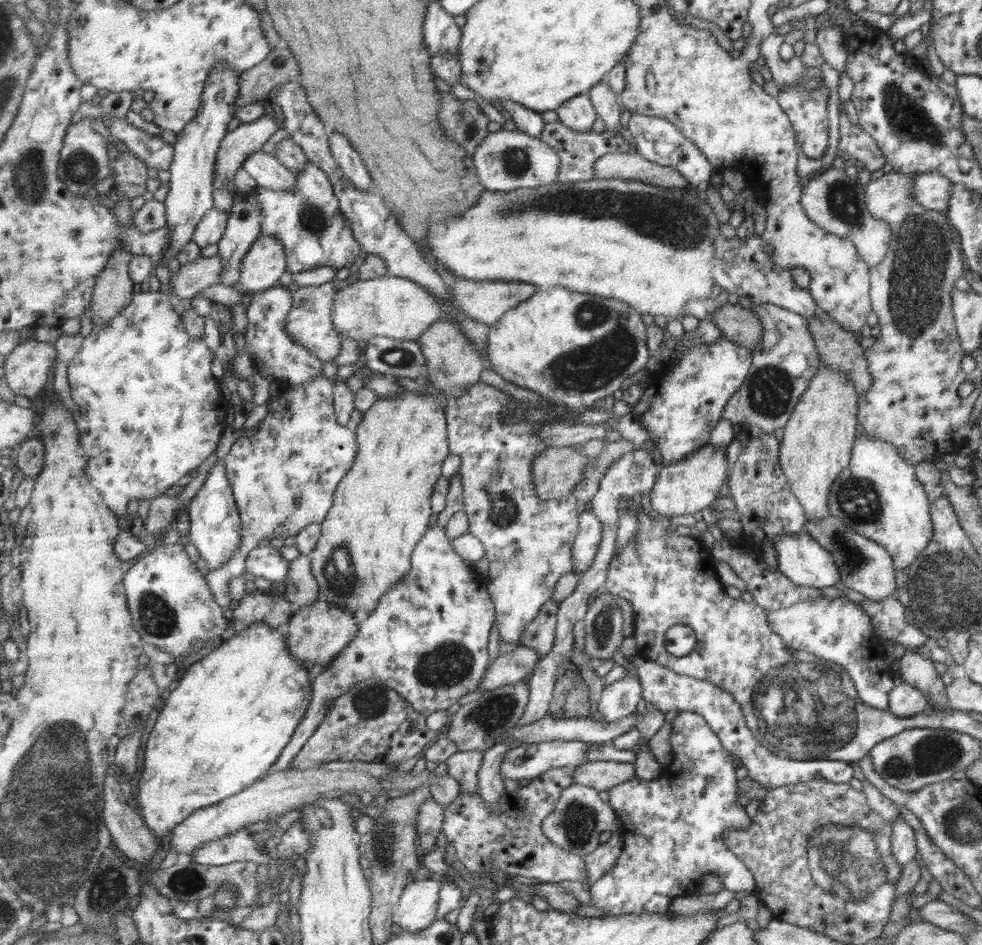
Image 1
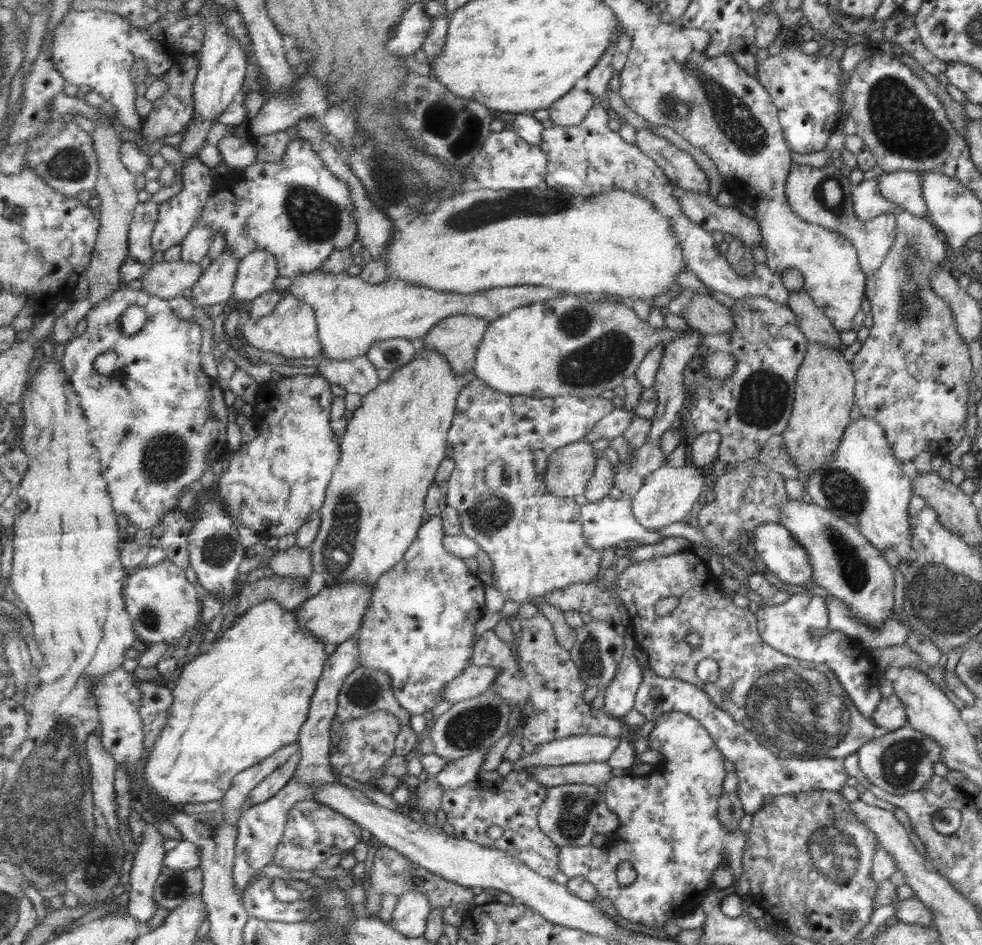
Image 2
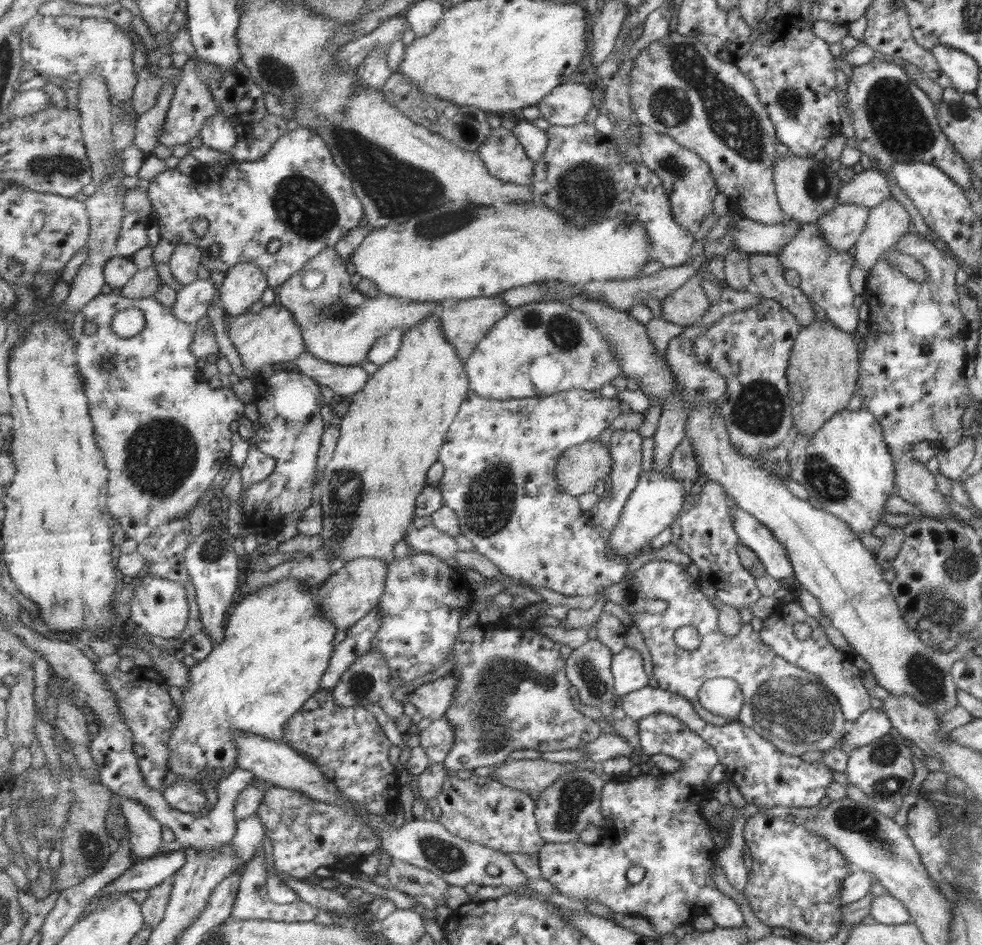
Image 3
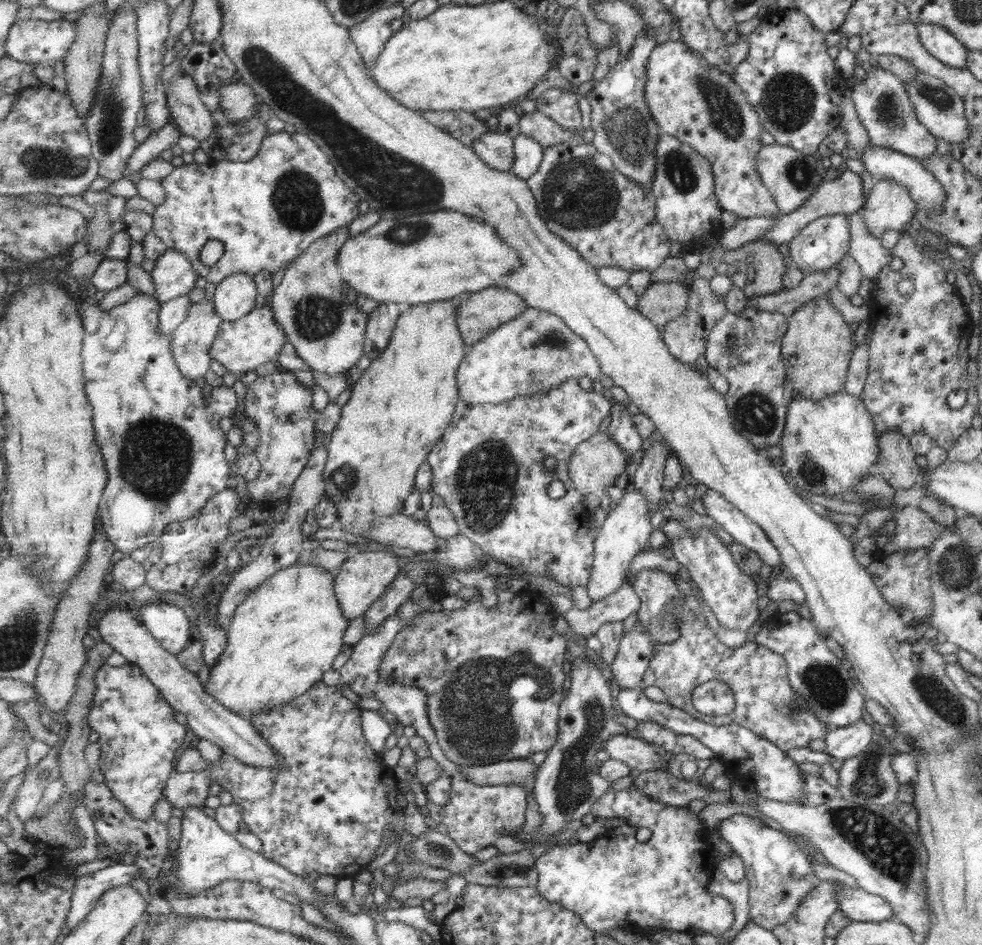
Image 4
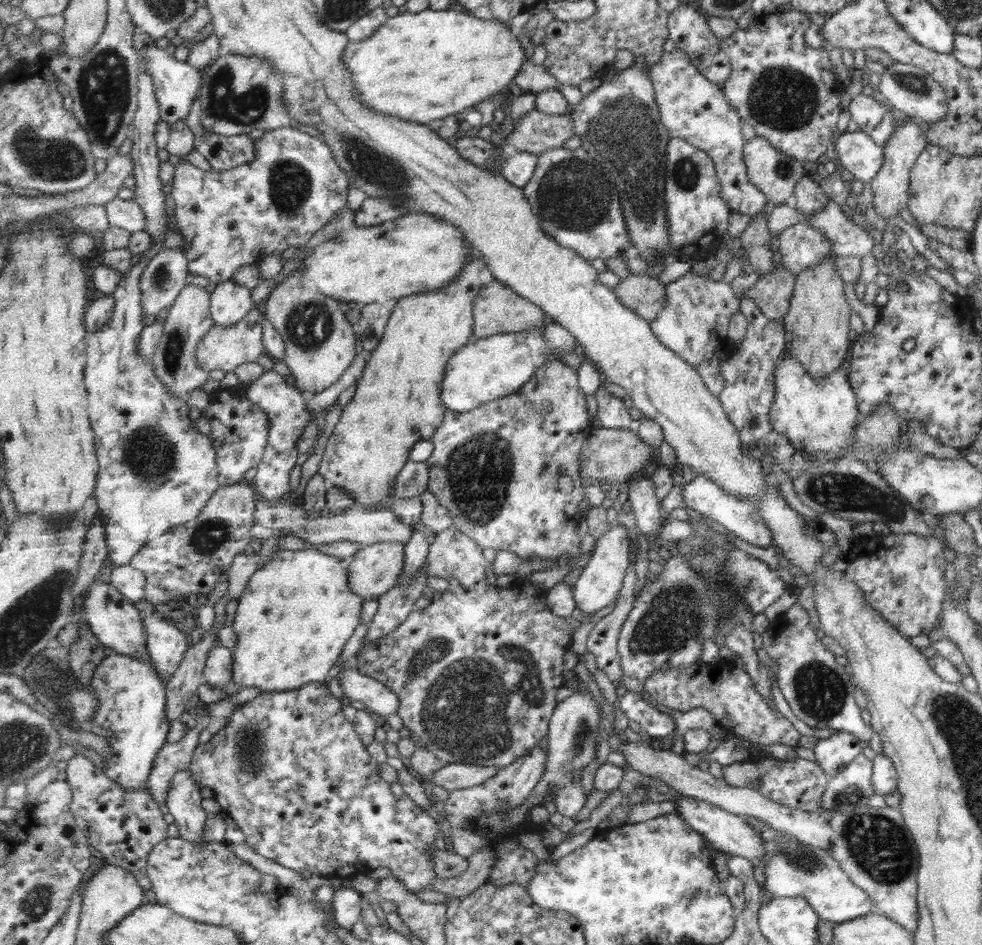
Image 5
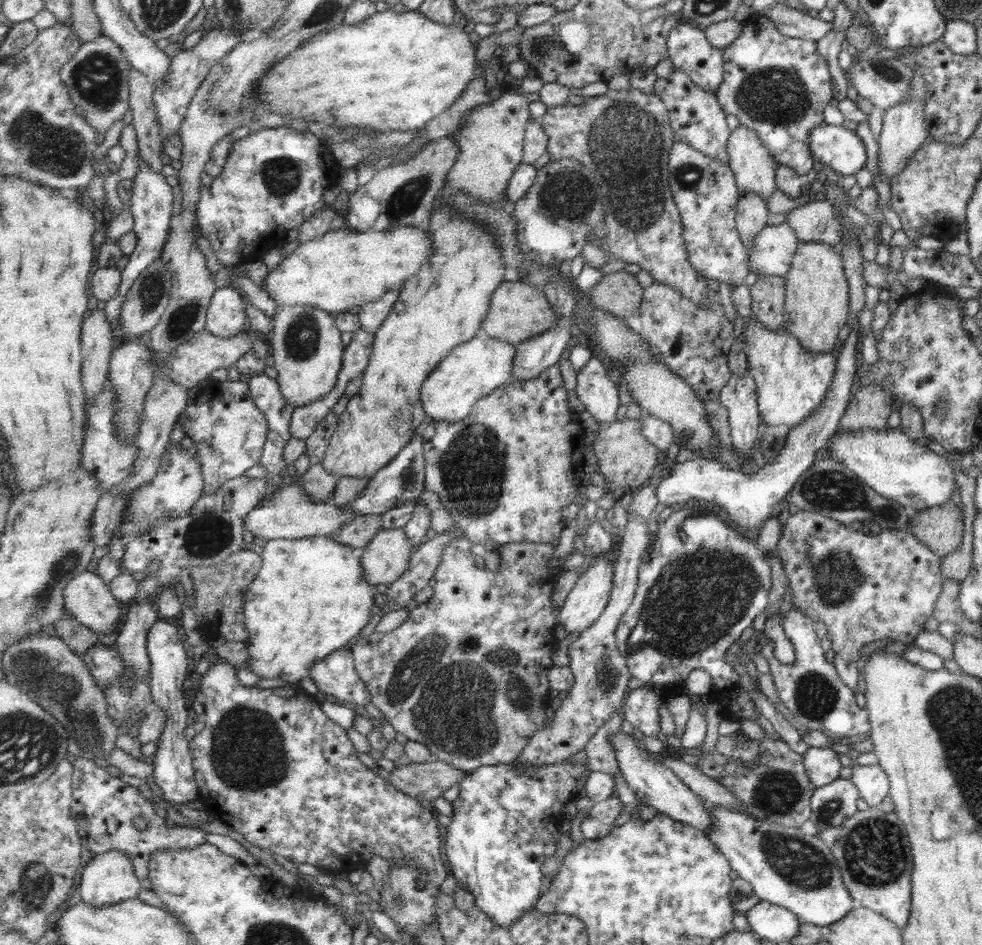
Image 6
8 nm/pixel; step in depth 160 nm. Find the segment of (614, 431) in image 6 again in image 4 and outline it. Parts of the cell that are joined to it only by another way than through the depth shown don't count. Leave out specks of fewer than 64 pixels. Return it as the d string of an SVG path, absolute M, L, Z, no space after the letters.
M607 432L598 433L575 449L571 457L570 477L574 479L575 488L584 495L603 495L609 486L616 484L616 478L627 470L629 459L629 453L610 438Z

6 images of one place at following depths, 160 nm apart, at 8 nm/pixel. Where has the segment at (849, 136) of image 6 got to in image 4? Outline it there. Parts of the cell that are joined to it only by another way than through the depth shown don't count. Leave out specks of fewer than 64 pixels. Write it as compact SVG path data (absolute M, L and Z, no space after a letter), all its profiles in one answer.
M869 145L861 154L859 153L859 160L873 179L895 181L904 186L915 201L916 210L940 211L942 209L943 189L932 178L930 172L923 168L919 159L895 152L887 147Z

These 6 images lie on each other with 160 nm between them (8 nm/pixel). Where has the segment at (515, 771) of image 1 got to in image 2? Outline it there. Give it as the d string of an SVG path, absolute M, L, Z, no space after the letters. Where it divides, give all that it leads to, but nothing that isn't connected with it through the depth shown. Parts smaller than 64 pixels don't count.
M577 735L557 738L553 742L537 744L529 755L519 757L515 768L563 766L568 764L608 762L621 738L601 735Z

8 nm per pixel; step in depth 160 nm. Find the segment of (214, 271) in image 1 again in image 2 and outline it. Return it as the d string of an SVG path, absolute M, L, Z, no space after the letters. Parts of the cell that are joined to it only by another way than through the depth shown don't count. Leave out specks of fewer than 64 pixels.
M161 261L155 263L142 276L142 289L159 295L160 298L173 300L183 292L191 292L198 283L203 271L197 262Z

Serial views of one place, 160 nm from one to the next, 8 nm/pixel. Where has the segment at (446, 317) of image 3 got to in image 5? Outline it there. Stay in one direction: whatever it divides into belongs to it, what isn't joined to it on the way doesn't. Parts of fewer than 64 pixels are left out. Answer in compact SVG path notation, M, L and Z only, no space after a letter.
M494 279L482 287L474 305L474 338L493 337L497 334L521 333L546 327L548 318L542 308L511 290L510 286Z

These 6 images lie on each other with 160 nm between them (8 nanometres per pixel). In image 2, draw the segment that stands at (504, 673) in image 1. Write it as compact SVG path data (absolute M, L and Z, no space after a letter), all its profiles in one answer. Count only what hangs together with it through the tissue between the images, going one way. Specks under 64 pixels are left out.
M470 664L465 672L446 684L442 696L453 705L475 698L491 689L499 675L500 668Z

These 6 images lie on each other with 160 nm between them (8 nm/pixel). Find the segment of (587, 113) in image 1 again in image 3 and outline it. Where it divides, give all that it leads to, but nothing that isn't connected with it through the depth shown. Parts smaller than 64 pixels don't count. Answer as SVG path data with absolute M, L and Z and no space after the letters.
M565 82L553 94L539 102L542 117L552 125L575 126L583 123L593 108L591 90L580 83Z

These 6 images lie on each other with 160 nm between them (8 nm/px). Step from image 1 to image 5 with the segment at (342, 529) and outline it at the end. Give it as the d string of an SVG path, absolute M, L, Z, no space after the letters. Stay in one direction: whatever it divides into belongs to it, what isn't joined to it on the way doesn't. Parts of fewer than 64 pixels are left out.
M478 253L464 266L458 279L445 285L443 290L413 294L398 300L398 306L387 324L385 334L366 362L363 379L356 385L351 401L342 408L342 414L324 448L320 462L321 473L329 484L337 485L349 492L357 503L369 510L389 508L394 498L394 484L409 462L409 454L419 441L431 441L446 420L448 408L442 399L442 382L446 379L447 366L458 350L474 338L474 305L481 293L481 274L486 262Z

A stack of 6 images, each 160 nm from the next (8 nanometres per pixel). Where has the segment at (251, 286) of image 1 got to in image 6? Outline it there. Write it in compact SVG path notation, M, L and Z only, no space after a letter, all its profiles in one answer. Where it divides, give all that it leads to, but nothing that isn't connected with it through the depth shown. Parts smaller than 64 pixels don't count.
M221 285L213 295L206 330L221 338L234 338L248 328L248 298L237 287Z

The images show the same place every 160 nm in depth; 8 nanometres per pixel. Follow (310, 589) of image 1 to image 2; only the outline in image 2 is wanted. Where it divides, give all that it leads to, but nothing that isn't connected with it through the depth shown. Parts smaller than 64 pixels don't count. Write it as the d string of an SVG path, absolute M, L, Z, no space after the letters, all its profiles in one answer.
M297 544L278 551L267 560L267 564L277 576L293 580L308 582L311 572L314 572L311 548L303 548Z

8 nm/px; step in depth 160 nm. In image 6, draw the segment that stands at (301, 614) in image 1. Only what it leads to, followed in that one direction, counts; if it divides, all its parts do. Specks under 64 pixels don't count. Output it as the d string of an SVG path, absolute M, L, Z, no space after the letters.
M382 528L362 552L367 582L391 585L406 573L415 549L405 529Z

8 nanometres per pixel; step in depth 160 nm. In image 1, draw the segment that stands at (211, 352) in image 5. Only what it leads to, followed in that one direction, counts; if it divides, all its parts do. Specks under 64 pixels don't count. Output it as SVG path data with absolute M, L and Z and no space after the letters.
M336 281L319 286L296 287L293 290L294 306L290 314L290 323L287 331L291 332L291 339L306 346L313 355L327 362L333 362L341 352L343 335L335 327L334 308L335 300L339 296L340 284Z

